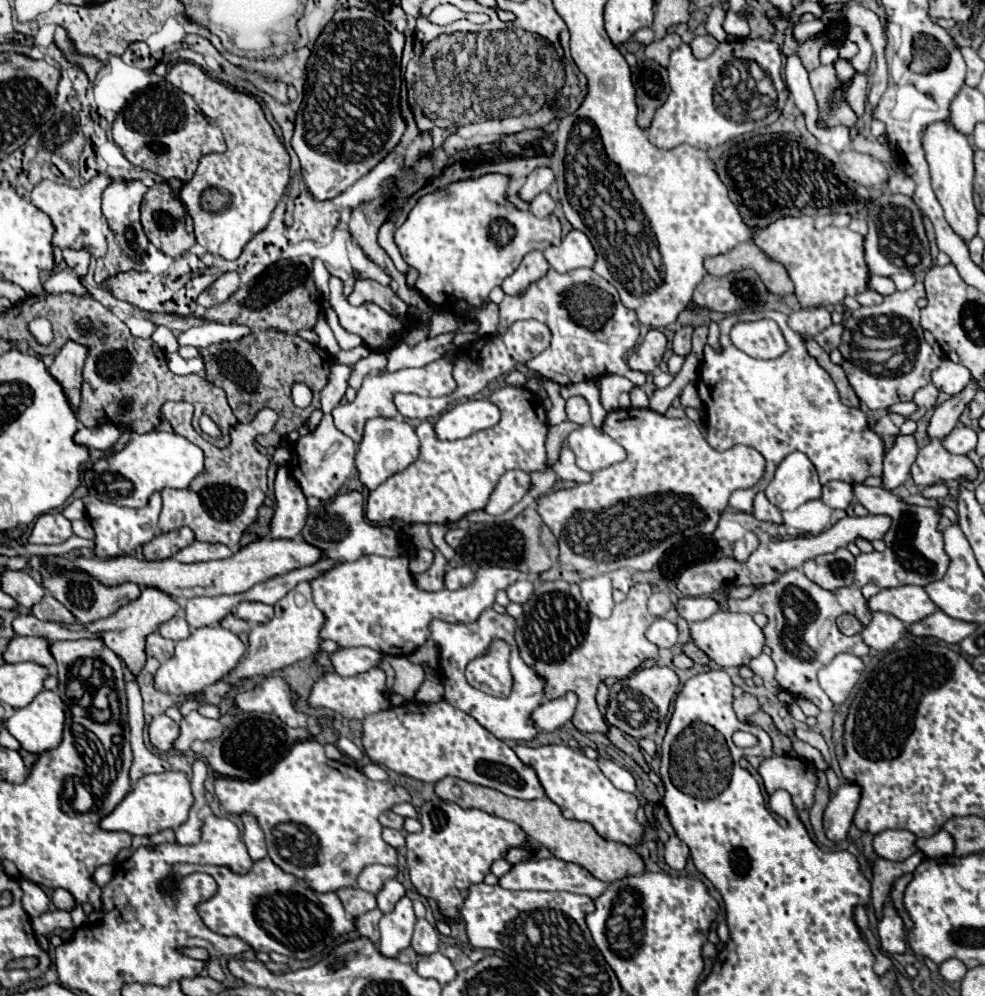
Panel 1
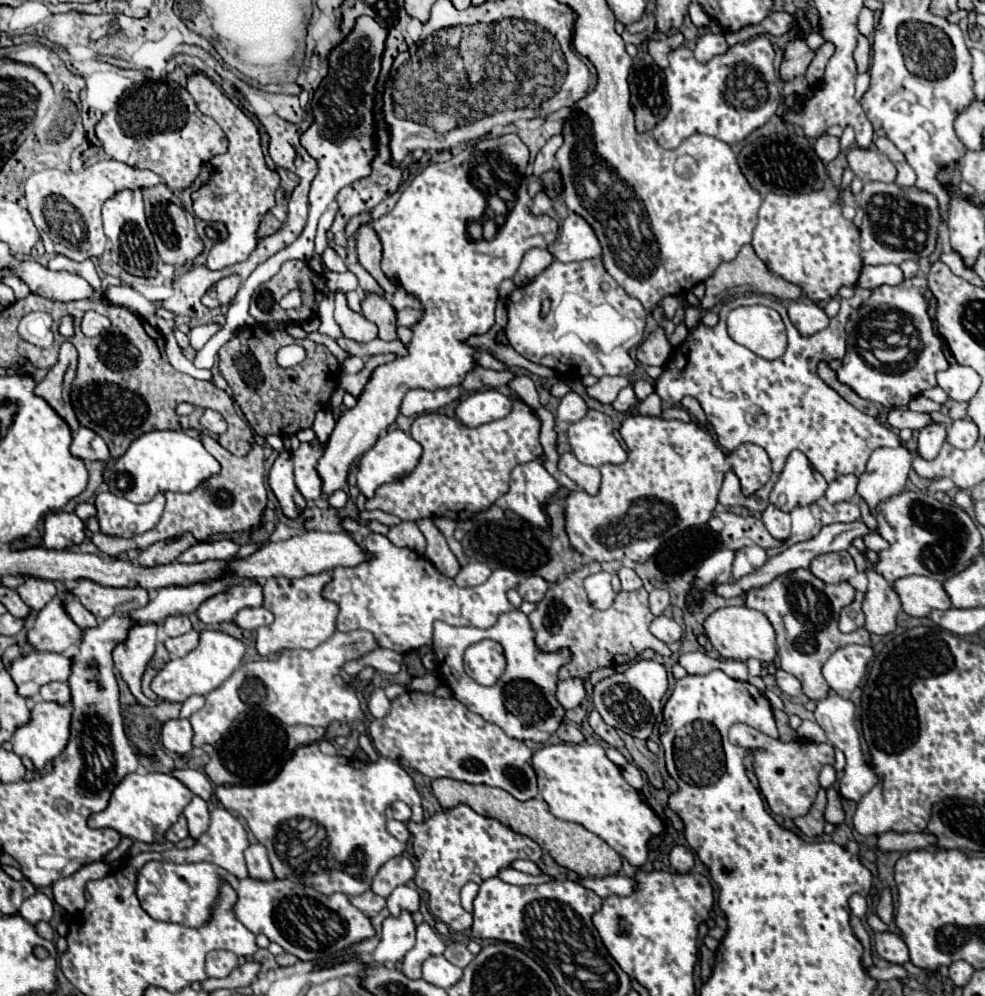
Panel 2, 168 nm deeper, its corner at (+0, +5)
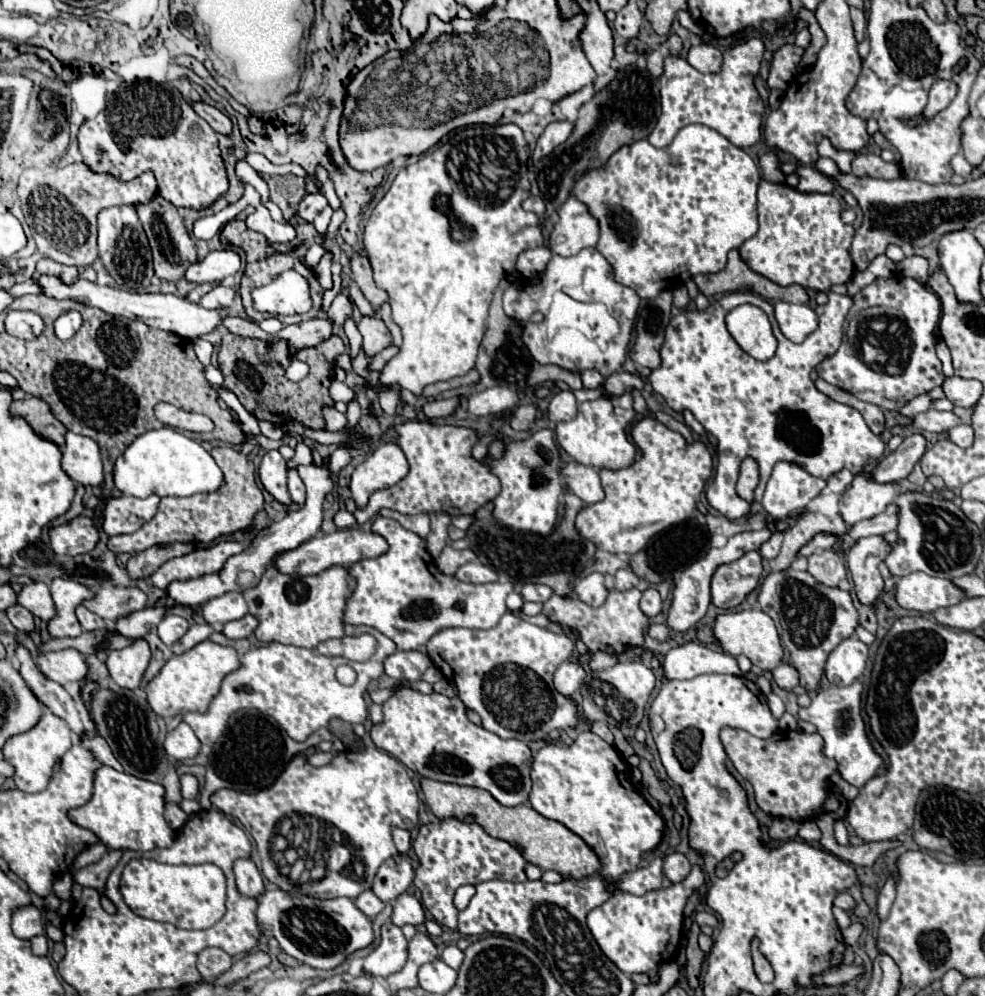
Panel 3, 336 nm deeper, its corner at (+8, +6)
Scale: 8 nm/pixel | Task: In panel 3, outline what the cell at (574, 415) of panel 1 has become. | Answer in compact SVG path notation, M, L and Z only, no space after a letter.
M570 390L566 392L558 392L554 394L554 398L550 400L548 406L548 418L552 422L564 422L564 420L572 420L578 412L578 402L574 398L574 394Z

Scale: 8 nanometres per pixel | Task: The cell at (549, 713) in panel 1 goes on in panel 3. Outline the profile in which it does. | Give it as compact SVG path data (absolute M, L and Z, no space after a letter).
M568 660L568 662L562 662L554 672L554 686L562 696L572 696L580 688L584 676L586 672L582 670L582 666L574 660Z

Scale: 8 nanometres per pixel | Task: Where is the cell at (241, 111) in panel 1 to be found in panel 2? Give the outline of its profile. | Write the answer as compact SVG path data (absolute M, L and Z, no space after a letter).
M190 75L186 89L194 97L196 107L204 115L212 117L230 141L228 151L210 161L210 165L214 167L210 183L192 195L194 211L200 219L204 219L206 223L222 223L226 227L226 237L222 237L212 247L206 261L206 267L210 271L218 271L234 263L246 261L250 253L256 249L256 229L262 215L276 205L274 191L280 185L280 177L276 175L276 171L270 171L264 163L260 135L252 119L238 105L234 105L206 75Z

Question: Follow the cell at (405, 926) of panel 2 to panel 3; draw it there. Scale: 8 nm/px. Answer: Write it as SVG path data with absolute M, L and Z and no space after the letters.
M386 922L382 926L380 944L364 958L364 972L386 978L404 966L406 954L408 942L402 934L402 928L394 926L392 922Z

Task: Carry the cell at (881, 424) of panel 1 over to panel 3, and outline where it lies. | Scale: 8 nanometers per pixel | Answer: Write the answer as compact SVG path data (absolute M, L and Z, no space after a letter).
M926 410L918 416L912 418L912 428L916 430L924 430L924 432L936 432L942 434L946 430L950 430L952 426L960 424L960 418L954 412L938 412L938 410Z

